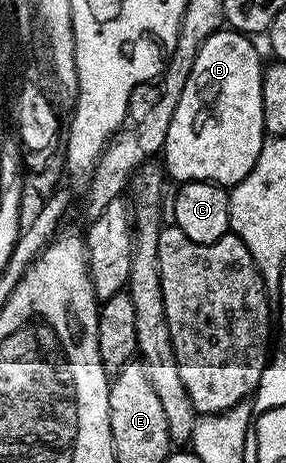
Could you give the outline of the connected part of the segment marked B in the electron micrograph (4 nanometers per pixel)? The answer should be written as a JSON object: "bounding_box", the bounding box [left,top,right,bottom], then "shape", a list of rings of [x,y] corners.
{"bounding_box":[161,28,265,188],"shape":[[[221,28],[216,34],[210,34],[205,44],[201,44],[193,60],[189,80],[185,80],[181,100],[177,100],[177,112],[173,112],[173,120],[169,120],[169,132],[161,151],[162,165],[170,177],[172,174],[176,178],[176,183],[214,182],[217,186],[230,188],[253,172],[253,164],[257,164],[257,156],[261,156],[265,141],[261,116],[261,84],[265,62],[259,59],[259,50],[251,42],[254,41],[246,34]]]}

